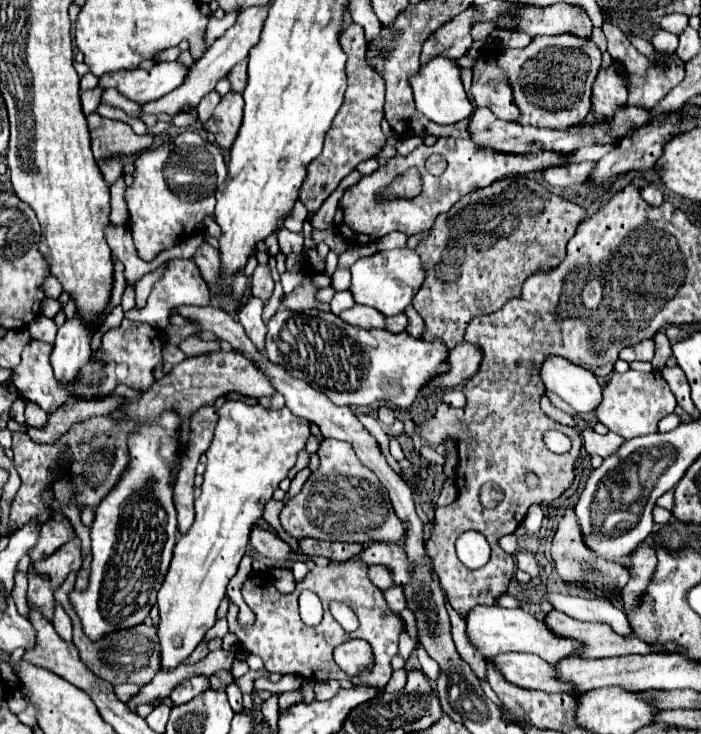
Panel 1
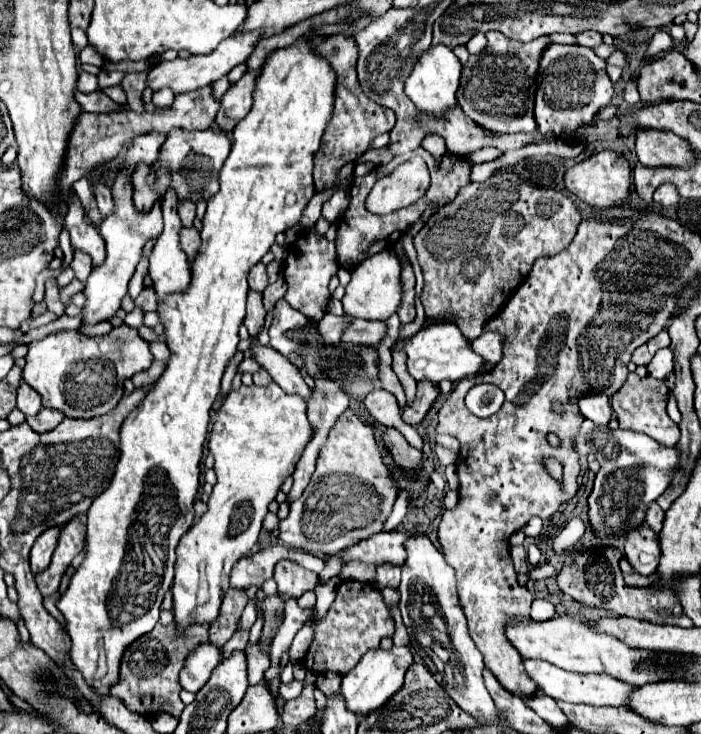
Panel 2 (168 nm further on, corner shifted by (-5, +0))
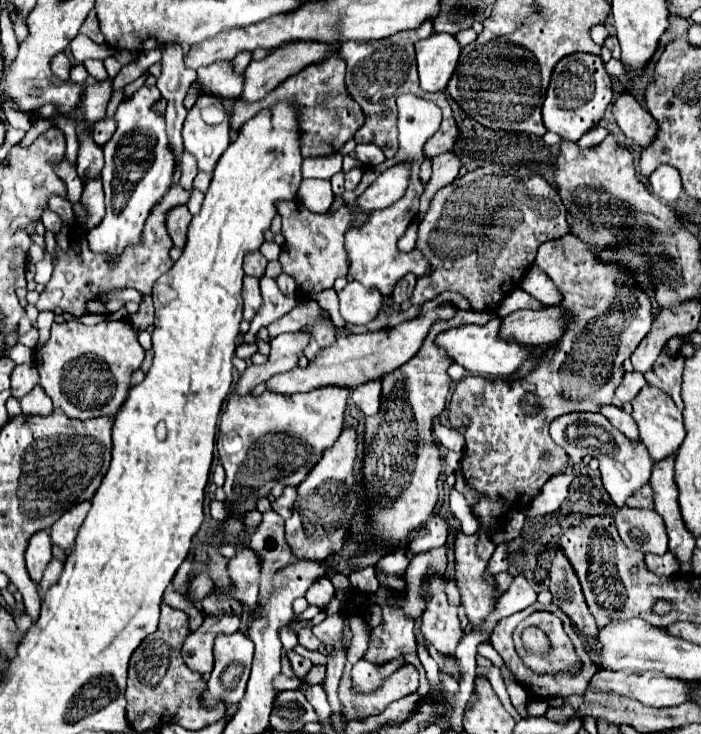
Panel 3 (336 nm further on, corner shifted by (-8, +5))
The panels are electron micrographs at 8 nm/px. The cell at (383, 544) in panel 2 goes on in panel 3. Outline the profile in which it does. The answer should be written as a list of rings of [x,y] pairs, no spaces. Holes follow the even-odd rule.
[[[434,514],[426,526],[422,526],[418,532],[416,532],[416,538],[408,544],[410,546],[410,554],[418,554],[422,550],[430,550],[430,548],[436,548],[436,546],[444,546],[446,540],[448,540],[448,534],[450,534],[450,524]]]

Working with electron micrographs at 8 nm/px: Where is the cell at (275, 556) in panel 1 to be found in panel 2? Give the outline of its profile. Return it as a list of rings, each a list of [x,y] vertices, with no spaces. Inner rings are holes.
[[[283,559],[275,565],[273,571],[273,579],[279,579],[279,589],[297,589],[297,591],[309,591],[315,589],[317,583],[317,573],[303,569],[301,565],[297,565],[295,561]]]

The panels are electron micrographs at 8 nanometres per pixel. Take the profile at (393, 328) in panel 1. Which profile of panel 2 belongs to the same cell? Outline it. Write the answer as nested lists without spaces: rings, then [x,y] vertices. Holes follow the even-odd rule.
[[[353,319],[343,333],[343,341],[361,343],[361,345],[377,345],[385,337],[385,333],[387,333],[387,325],[383,321]]]

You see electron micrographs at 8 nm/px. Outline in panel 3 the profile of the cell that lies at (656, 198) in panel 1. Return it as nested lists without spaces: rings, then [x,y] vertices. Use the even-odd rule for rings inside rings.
[[[662,164],[658,166],[650,178],[648,178],[650,186],[652,186],[652,192],[660,198],[660,200],[666,200],[666,202],[676,202],[682,194],[682,180],[680,180],[680,174],[676,168],[668,166],[668,164]]]

